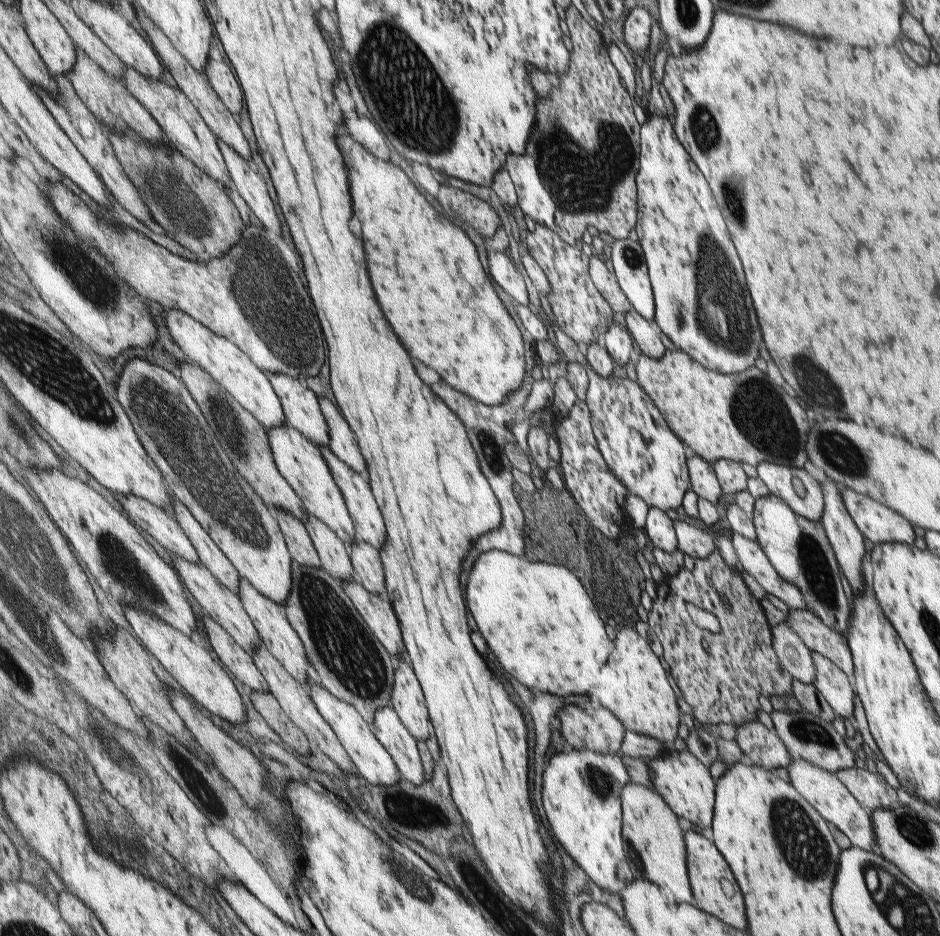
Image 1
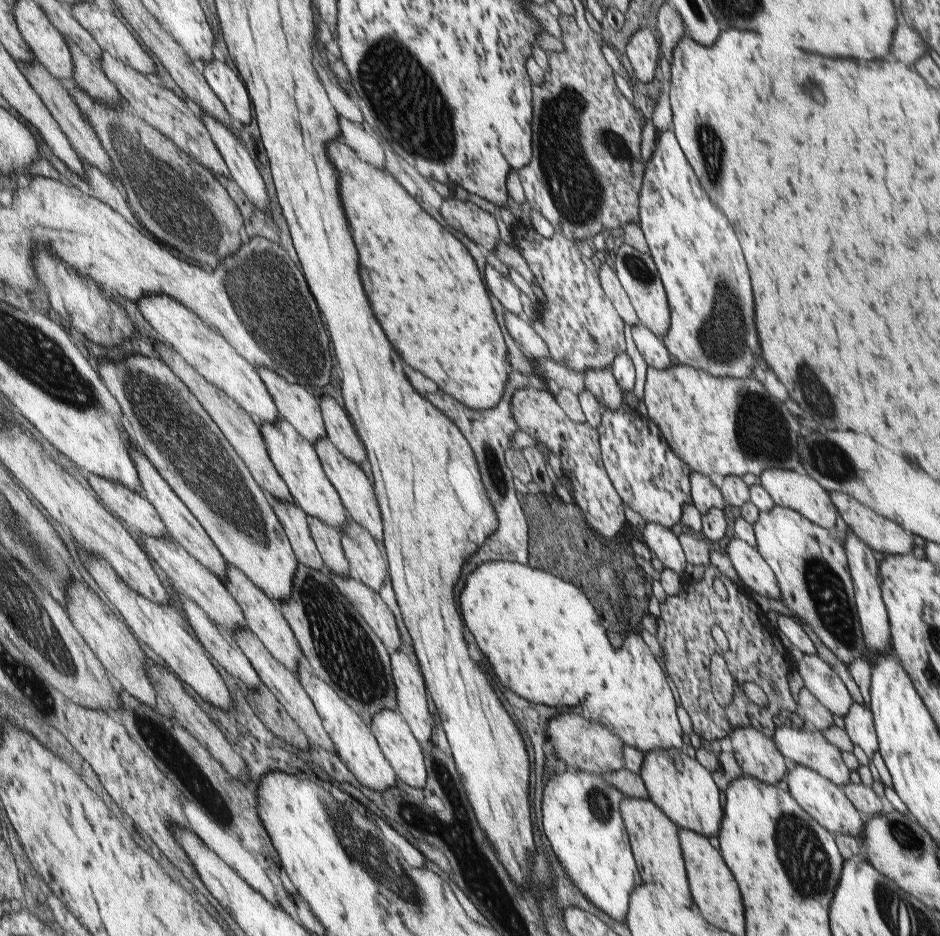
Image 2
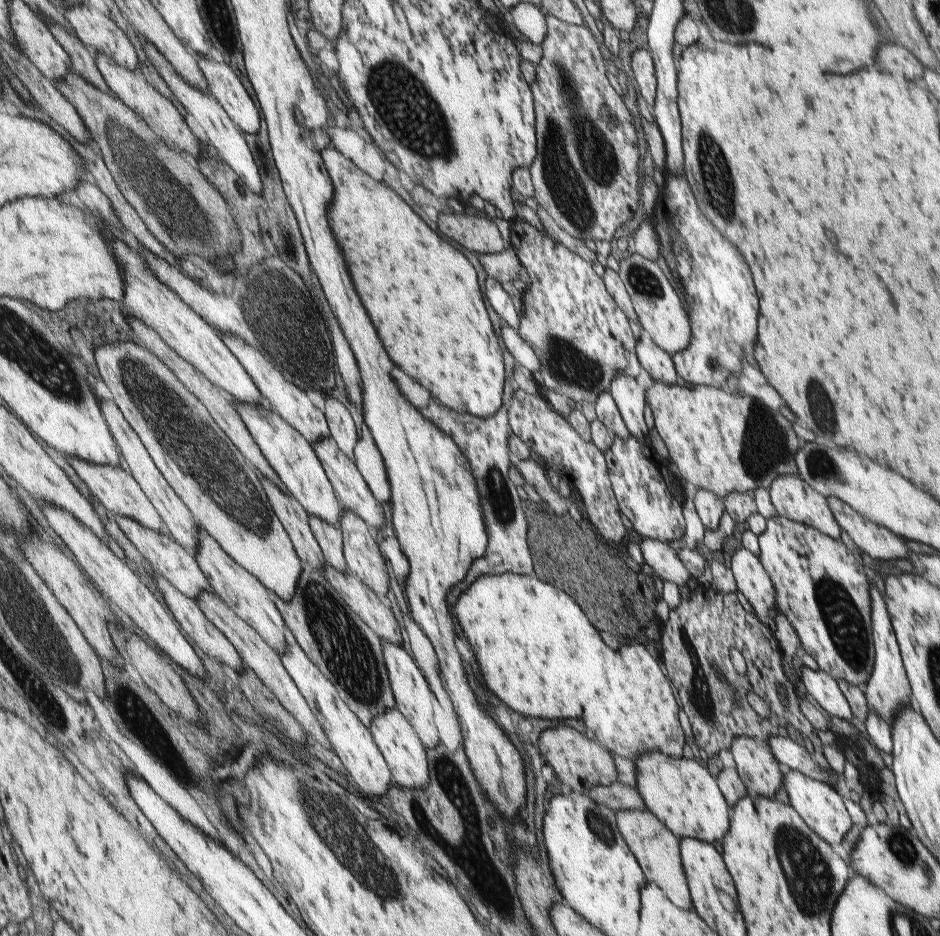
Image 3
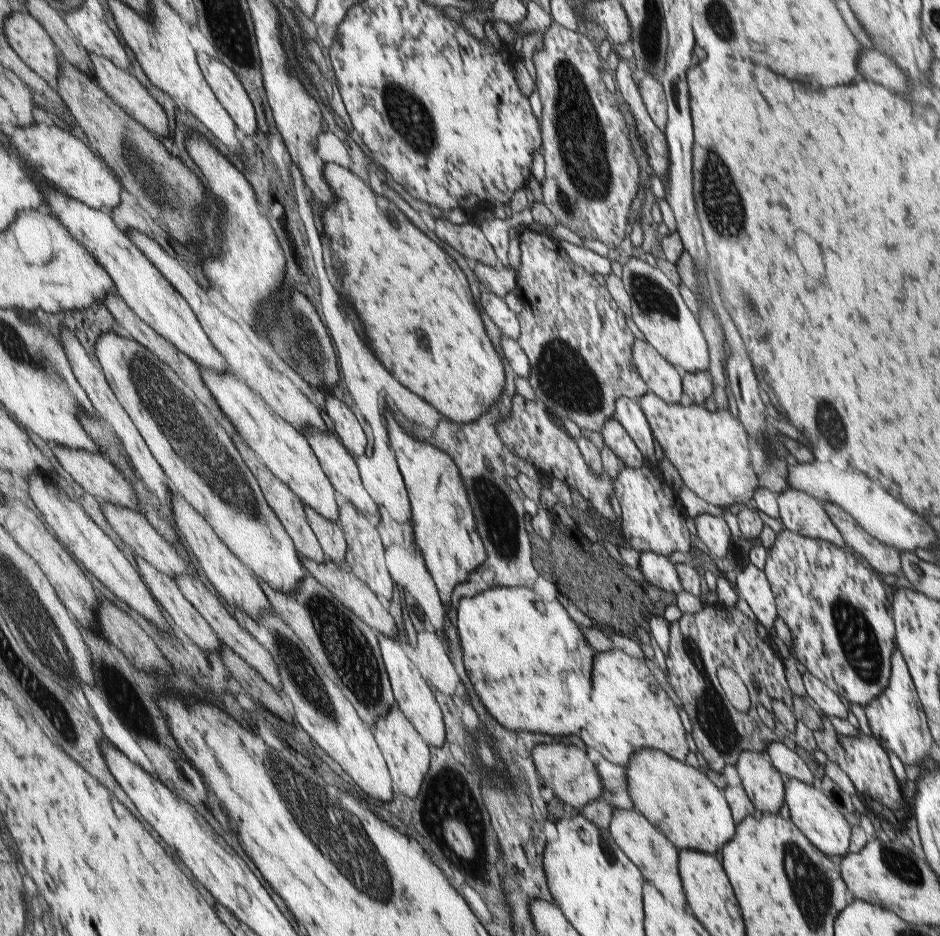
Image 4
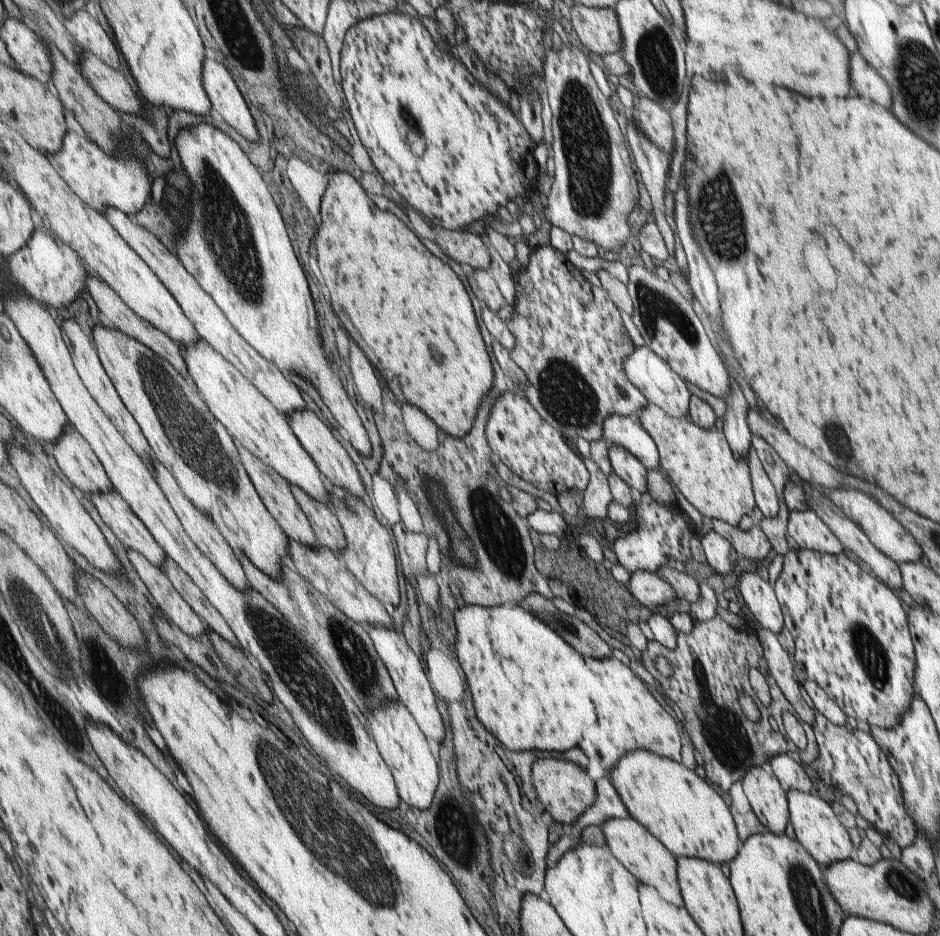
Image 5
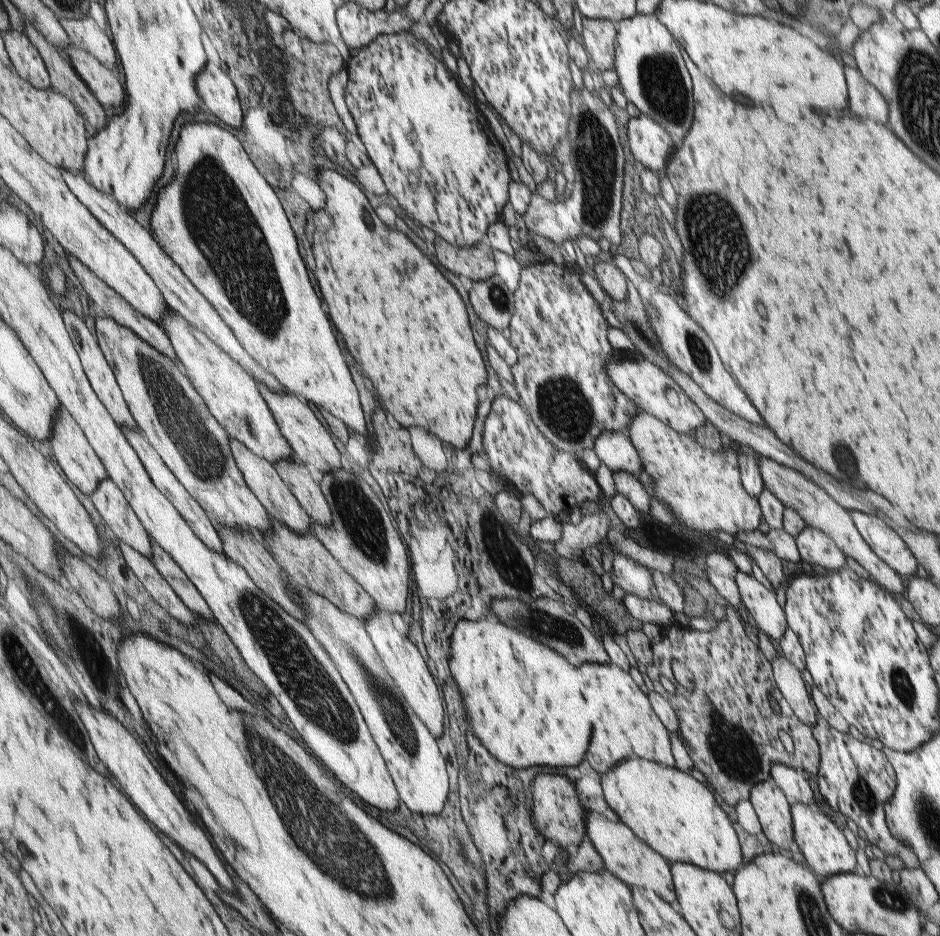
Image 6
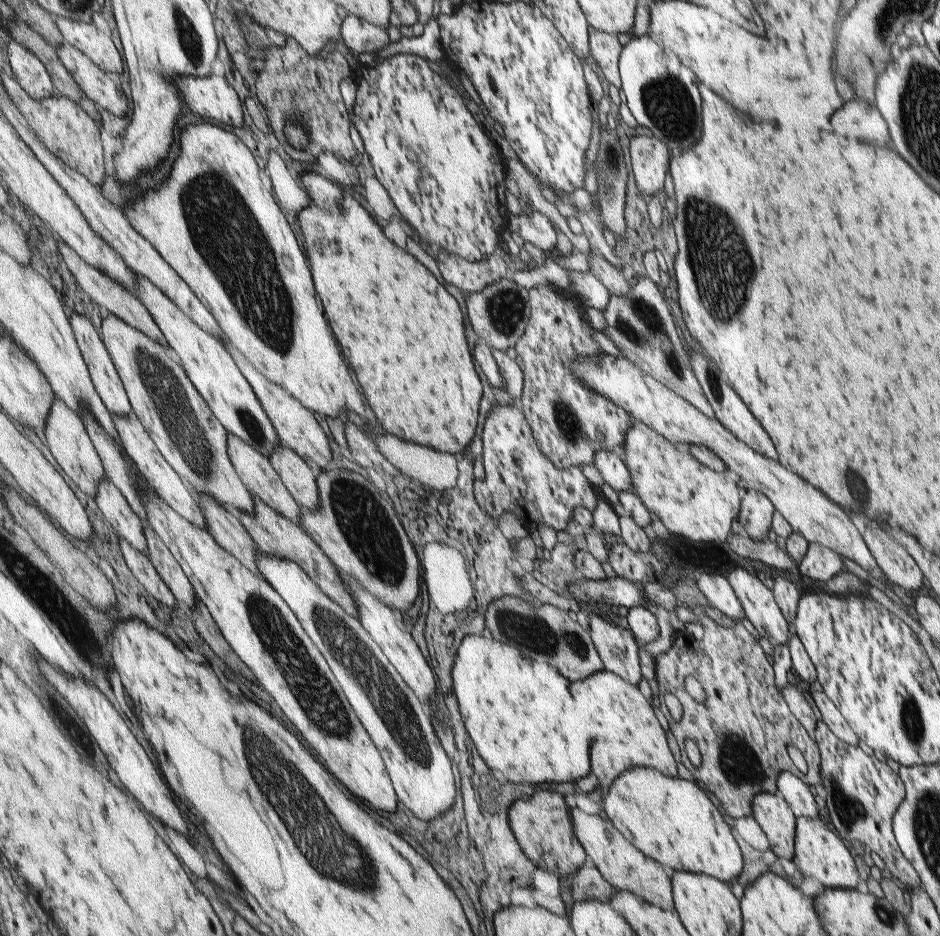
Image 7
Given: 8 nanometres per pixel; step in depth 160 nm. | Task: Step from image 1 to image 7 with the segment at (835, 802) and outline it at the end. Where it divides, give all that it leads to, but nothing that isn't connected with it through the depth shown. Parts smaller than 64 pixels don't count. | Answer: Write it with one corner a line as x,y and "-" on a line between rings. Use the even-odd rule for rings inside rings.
796,818
795,856
793,862
803,877
812,876
825,889
856,890
857,866
843,842
830,832
819,818

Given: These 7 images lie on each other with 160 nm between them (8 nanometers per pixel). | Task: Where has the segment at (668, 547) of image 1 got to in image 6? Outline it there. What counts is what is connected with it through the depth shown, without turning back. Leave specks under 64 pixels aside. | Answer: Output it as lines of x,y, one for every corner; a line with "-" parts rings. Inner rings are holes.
624,594
622,604
629,616
641,624
655,624
659,628
670,627
675,624
673,612
663,605
661,600
656,603
635,595

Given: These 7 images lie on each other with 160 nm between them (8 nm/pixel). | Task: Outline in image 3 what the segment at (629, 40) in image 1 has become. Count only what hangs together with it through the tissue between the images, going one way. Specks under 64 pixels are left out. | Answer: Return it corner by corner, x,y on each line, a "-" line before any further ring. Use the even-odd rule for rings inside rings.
638,49
632,53
630,67
634,81
639,88
639,94
645,100
647,107
651,110
656,97
656,80
652,58
648,50

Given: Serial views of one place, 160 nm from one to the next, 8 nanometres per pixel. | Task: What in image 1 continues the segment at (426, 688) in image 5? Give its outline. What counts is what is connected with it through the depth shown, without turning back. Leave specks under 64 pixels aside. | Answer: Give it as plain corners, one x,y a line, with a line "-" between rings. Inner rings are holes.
397,660
392,706
417,740
427,740
431,736
430,710
413,667
407,662

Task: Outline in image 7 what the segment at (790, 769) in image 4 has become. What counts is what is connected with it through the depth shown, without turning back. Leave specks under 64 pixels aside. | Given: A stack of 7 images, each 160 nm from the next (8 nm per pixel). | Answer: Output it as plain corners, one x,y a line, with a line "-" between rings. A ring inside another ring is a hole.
783,771
775,780
776,790
795,813
795,818
817,818
817,806
813,799
814,792
795,775

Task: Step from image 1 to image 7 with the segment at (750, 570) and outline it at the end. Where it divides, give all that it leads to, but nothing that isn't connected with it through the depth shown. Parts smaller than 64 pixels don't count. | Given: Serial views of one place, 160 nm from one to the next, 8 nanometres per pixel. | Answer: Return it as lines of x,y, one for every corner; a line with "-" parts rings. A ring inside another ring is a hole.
741,567
727,574
727,582
740,602
744,617
763,637
769,639
769,647
787,644
787,622
781,616
781,609
773,592

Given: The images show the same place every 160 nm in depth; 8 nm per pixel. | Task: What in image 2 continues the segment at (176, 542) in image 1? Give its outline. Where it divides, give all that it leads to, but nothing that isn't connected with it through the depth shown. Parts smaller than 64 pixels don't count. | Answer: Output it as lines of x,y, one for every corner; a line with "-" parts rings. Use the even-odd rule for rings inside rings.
93,473
84,474
103,504
107,504
107,508
110,508
115,516
119,516
137,534
157,538
169,536
168,528
163,522
162,516
158,513
155,505
147,500
147,497
122,482

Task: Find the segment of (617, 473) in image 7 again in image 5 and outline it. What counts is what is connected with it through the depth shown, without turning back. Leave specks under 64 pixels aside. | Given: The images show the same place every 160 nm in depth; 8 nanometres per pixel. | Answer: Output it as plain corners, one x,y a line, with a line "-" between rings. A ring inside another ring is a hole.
635,415
609,416
602,424
602,438
607,447
612,445
629,452
646,470
659,468
655,443

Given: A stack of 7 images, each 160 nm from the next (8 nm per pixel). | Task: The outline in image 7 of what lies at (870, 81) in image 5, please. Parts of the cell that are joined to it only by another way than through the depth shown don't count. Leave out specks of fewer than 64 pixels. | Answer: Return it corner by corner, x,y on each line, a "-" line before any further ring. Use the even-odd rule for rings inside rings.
859,99
843,104
843,108
839,108
829,122
833,132
839,136
855,138
879,148
887,148
889,144
889,134
883,117
879,116
875,106
867,106
867,103
859,102

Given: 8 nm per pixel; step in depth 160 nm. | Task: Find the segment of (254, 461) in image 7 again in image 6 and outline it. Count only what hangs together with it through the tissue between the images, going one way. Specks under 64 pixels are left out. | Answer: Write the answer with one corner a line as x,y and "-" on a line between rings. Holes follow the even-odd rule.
230,435
229,446
231,446
231,454
233,454
233,458
235,458
235,464
237,464
237,468
241,470
241,474
245,477
247,486
249,486
251,492
259,498
259,502
265,506
271,518
283,521
283,524
291,527
293,532
299,534
310,532
309,526
311,526
313,522
310,513
306,511
306,508
303,508
303,505
299,502
295,493
291,492
290,485
283,480
275,463
261,458
256,452
247,448
244,442
232,438

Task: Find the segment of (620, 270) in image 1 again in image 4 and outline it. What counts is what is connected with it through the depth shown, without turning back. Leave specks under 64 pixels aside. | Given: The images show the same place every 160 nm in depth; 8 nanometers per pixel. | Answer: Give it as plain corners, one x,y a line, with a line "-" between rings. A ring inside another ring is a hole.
631,257
621,268
620,279
629,298
631,320
643,333
644,340
680,373
708,370
708,348
698,320
685,306
678,288
658,268

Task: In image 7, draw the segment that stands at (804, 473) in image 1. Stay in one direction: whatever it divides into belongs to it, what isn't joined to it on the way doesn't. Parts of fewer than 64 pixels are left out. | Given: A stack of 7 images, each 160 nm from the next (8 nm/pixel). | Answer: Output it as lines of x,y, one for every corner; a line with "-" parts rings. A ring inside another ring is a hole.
809,543
805,556
801,559
797,572
809,580
821,580
823,582
832,579
838,572
846,570
846,565
832,550
824,546

